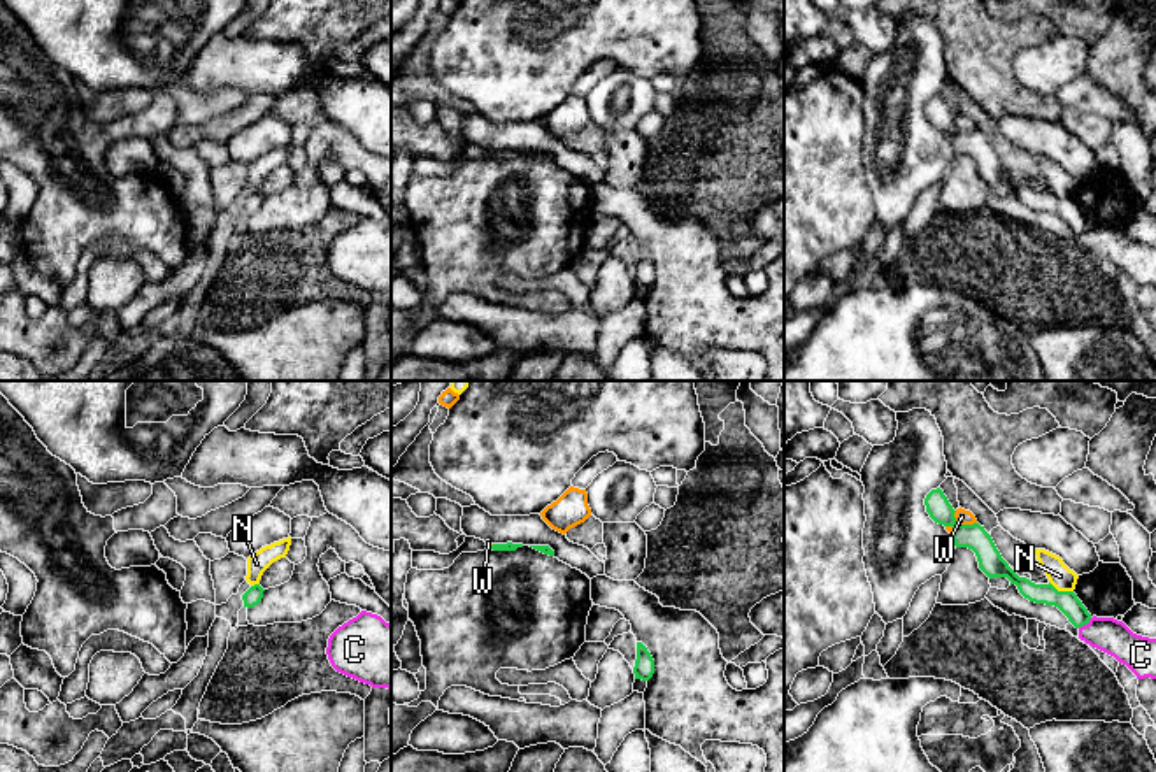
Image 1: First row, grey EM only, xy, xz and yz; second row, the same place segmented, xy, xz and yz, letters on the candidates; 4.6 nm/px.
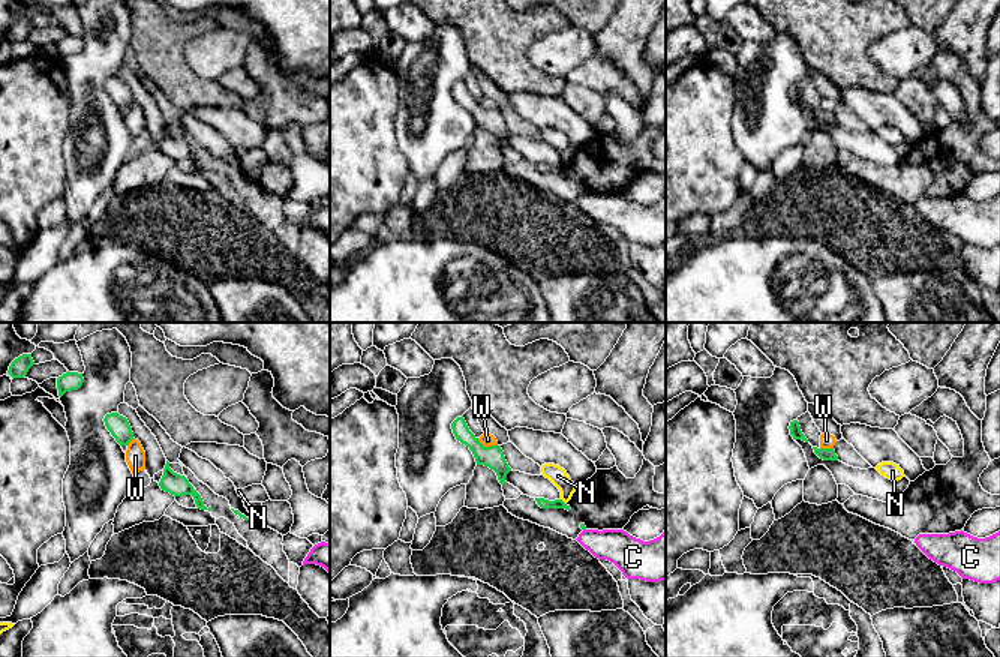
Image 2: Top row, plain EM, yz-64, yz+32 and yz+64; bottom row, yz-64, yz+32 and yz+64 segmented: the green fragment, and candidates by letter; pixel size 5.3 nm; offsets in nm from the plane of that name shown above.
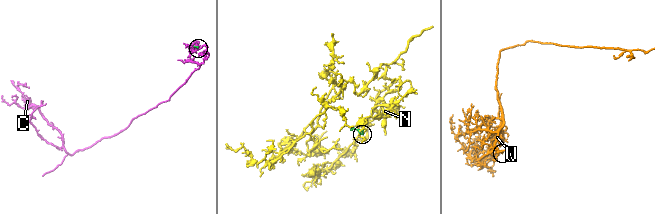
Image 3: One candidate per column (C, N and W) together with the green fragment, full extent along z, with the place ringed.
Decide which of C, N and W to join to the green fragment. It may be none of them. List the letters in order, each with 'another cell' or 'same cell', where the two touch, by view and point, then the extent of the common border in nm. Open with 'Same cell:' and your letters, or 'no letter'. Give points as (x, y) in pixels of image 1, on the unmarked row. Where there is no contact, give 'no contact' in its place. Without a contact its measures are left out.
Same cell: no letter
C: another cell | yz (1084, 230) | 80 nm
N: another cell | yz (1062, 199) | 120 nm
W: another cell | yz (963, 132) | 120 nm

